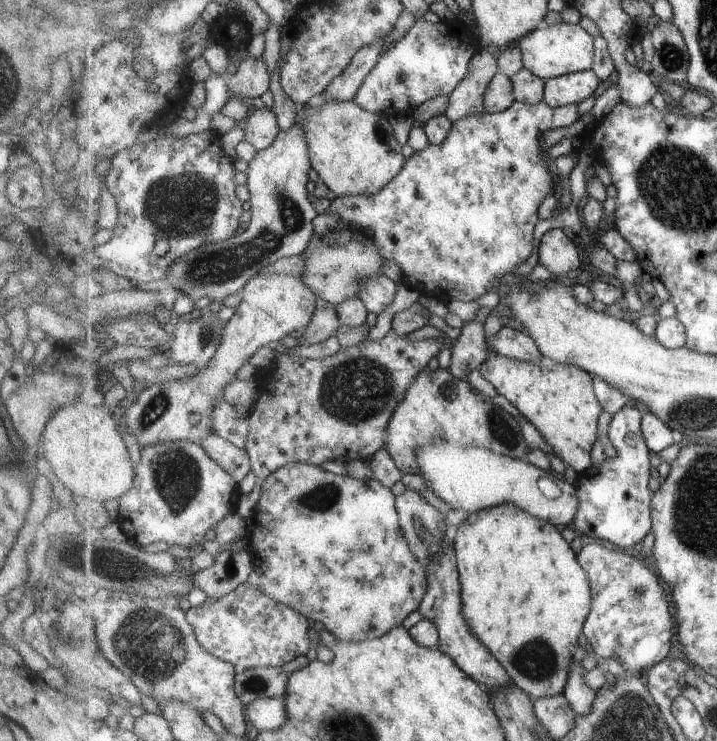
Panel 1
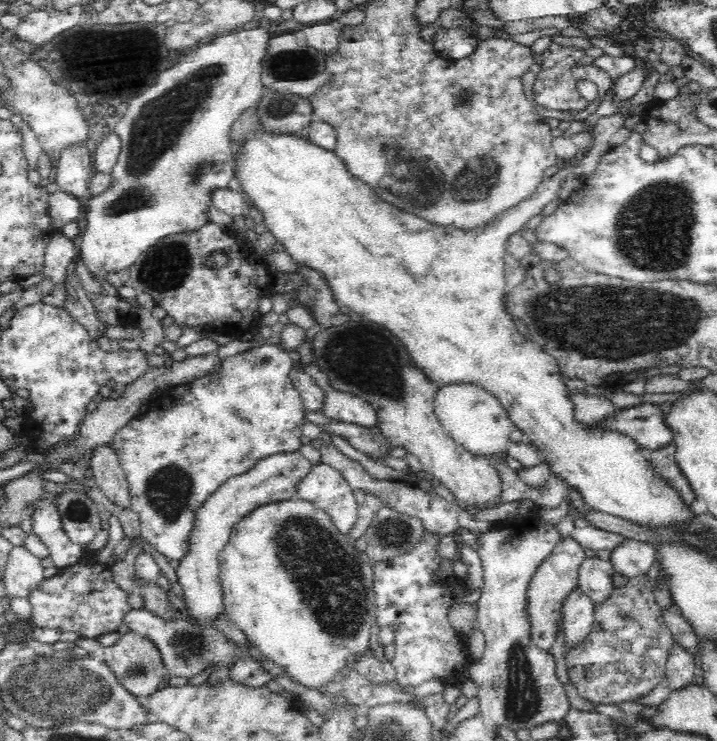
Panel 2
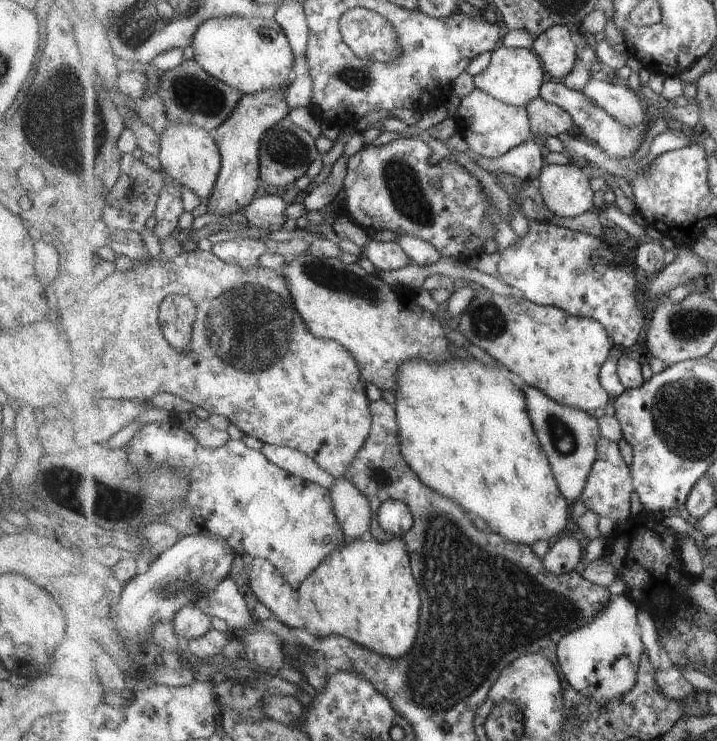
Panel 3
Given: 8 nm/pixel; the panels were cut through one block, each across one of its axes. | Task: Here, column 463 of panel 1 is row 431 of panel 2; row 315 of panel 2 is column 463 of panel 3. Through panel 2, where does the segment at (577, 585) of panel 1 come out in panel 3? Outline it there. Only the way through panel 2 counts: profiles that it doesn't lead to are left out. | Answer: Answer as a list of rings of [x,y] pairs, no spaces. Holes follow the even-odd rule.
[[[415,358],[415,360],[405,362],[405,366],[401,366],[400,385],[397,386],[395,397],[397,422],[401,426],[401,452],[409,466],[413,468],[413,471],[419,475],[420,479],[427,486],[432,487],[435,492],[439,492],[443,496],[452,498],[453,502],[457,500],[457,504],[463,506],[467,512],[479,514],[481,518],[485,518],[489,522],[489,526],[491,526],[491,530],[495,534],[500,534],[511,542],[531,546],[538,540],[545,540],[550,544],[550,542],[561,538],[563,529],[569,524],[569,519],[571,519],[569,502],[567,502],[567,499],[565,500],[564,494],[557,484],[552,463],[542,448],[540,438],[537,438],[532,418],[529,416],[528,402],[525,402],[523,386],[513,382],[511,376],[507,374],[507,370],[503,370],[503,366],[487,366],[487,364],[479,362],[479,360],[461,360],[461,358],[449,358],[445,362],[429,362],[429,360]]]

